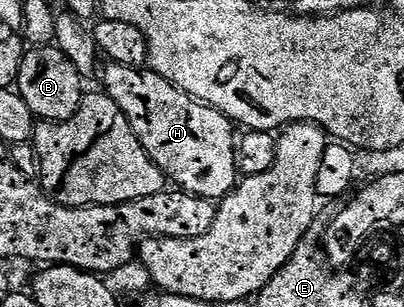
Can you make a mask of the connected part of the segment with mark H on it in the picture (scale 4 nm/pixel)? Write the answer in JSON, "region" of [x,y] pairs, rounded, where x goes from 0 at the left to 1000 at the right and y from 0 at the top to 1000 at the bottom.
{"region":[[[272,205],[267,218],[260,235],[257,296],[295,345],[354,489],[401,567],[426,596],[431,586],[438,596],[431,603],[446,622],[468,625],[475,638],[500,638],[505,651],[537,658],[564,638],[592,596],[577,394],[542,358],[520,352],[515,339],[480,326],[446,287],[431,287],[384,231],[361,228],[349,215],[319,218],[285,205]]]}

